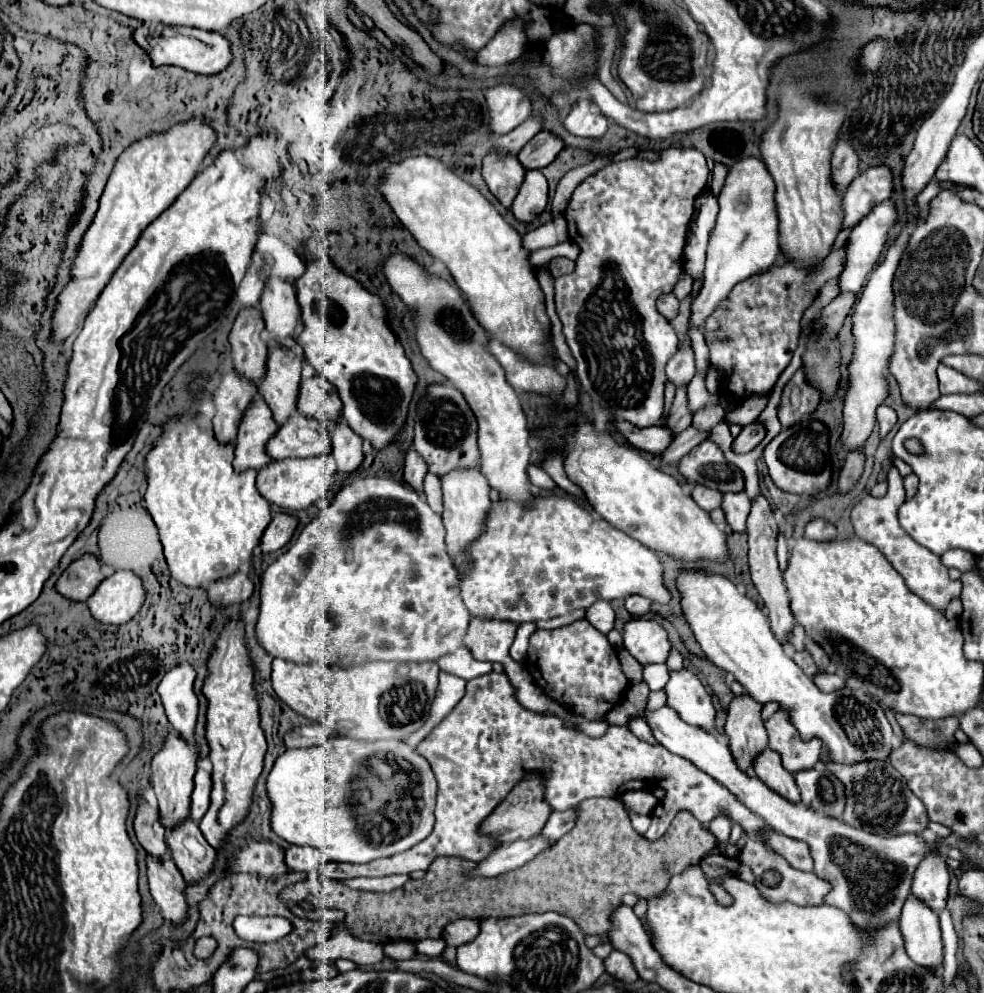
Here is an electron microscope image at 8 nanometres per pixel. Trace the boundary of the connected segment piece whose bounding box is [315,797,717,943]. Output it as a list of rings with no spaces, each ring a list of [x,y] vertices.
[[[613,797],[587,799],[587,801],[581,801],[575,809],[577,809],[577,823],[567,835],[563,835],[557,843],[553,843],[547,851],[539,853],[527,865],[519,867],[517,871],[505,873],[503,877],[467,879],[461,873],[473,867],[471,861],[459,859],[459,857],[439,857],[431,863],[423,879],[409,879],[403,887],[391,893],[353,891],[353,889],[343,887],[339,881],[329,881],[327,891],[319,895],[315,905],[343,909],[345,911],[343,925],[349,927],[353,935],[359,935],[359,939],[373,941],[373,943],[389,943],[389,941],[401,941],[401,939],[417,943],[421,939],[441,939],[443,929],[451,921],[457,921],[461,917],[501,919],[501,917],[513,917],[513,915],[523,915],[523,913],[547,913],[547,911],[555,911],[559,915],[571,917],[579,925],[579,929],[583,929],[585,935],[605,935],[611,927],[609,913],[621,905],[621,897],[625,893],[635,893],[635,895],[645,895],[645,897],[661,893],[675,873],[681,873],[685,867],[699,863],[703,855],[709,853],[717,845],[717,839],[709,833],[709,829],[699,825],[699,821],[691,813],[685,813],[685,811],[673,819],[669,831],[661,839],[647,841],[631,827],[626,810]]]

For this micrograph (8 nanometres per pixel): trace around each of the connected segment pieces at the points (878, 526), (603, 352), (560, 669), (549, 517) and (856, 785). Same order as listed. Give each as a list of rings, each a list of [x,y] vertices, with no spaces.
[[[893,467],[887,475],[889,481],[889,491],[885,497],[865,497],[859,505],[853,507],[851,511],[851,521],[855,527],[855,533],[865,539],[869,545],[875,545],[881,549],[881,553],[887,557],[887,561],[899,571],[899,575],[905,579],[907,587],[919,595],[921,599],[925,599],[929,605],[933,605],[935,609],[945,609],[947,603],[953,597],[961,595],[961,581],[951,581],[947,577],[947,569],[941,565],[939,557],[933,555],[931,551],[927,551],[925,547],[917,545],[899,525],[897,521],[897,509],[901,507],[901,503],[905,501],[905,487],[903,487],[903,477],[899,475],[899,471]]]
[[[667,147],[657,151],[657,161],[647,161],[643,157],[631,157],[625,161],[617,161],[617,163],[609,163],[607,167],[603,167],[601,171],[597,171],[595,175],[583,179],[577,189],[573,191],[567,209],[565,209],[565,219],[567,219],[567,229],[569,229],[569,239],[575,241],[577,245],[581,245],[581,253],[575,261],[575,271],[571,275],[563,275],[559,279],[555,279],[555,305],[557,305],[557,315],[563,323],[563,331],[565,331],[565,339],[567,345],[573,353],[573,357],[577,359],[577,373],[579,373],[579,381],[581,387],[591,395],[593,403],[599,403],[603,407],[607,407],[615,417],[631,421],[637,427],[651,427],[655,423],[659,423],[661,415],[663,415],[663,387],[665,387],[665,365],[667,361],[677,353],[677,335],[671,327],[671,323],[659,315],[655,301],[661,293],[671,291],[677,275],[683,271],[681,267],[681,259],[683,259],[683,247],[685,247],[685,237],[687,237],[687,227],[689,221],[693,217],[695,211],[695,197],[703,191],[705,183],[709,177],[709,167],[705,161],[705,155],[695,149],[695,147]]]
[[[579,619],[559,629],[533,631],[529,637],[527,661],[531,661],[531,677],[543,687],[543,691],[549,691],[549,697],[553,697],[559,705],[569,707],[573,715],[597,721],[623,699],[629,687],[615,653],[617,651],[609,645],[603,633],[591,629],[587,619]]]
[[[537,497],[531,507],[521,507],[511,501],[493,503],[487,531],[471,545],[471,555],[471,573],[459,577],[460,597],[465,601],[471,617],[491,617],[525,623],[551,619],[581,607],[587,609],[597,599],[611,601],[641,595],[661,605],[667,605],[671,601],[671,591],[663,581],[663,565],[659,557],[639,541],[611,527],[601,515],[569,497]]]
[[[827,761],[825,767],[845,785],[847,807],[843,821],[849,825],[867,825],[873,833],[877,833],[879,827],[889,833],[923,833],[927,829],[929,819],[925,807],[889,761],[865,761],[857,765],[837,765]]]

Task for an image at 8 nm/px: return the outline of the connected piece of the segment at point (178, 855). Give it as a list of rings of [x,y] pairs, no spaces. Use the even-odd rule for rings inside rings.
[[[189,817],[181,825],[169,829],[167,845],[185,881],[193,883],[209,873],[215,859],[215,849],[203,837],[199,825]]]

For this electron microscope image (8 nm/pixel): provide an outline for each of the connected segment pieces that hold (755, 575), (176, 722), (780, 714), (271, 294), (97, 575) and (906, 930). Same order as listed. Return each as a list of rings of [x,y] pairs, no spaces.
[[[757,495],[751,501],[751,513],[747,519],[747,535],[749,535],[749,567],[751,567],[751,579],[765,603],[765,607],[769,609],[769,621],[771,621],[771,629],[775,633],[775,637],[781,641],[781,645],[787,645],[787,637],[791,633],[793,627],[793,615],[789,609],[789,595],[783,583],[783,577],[779,573],[779,565],[777,565],[777,535],[779,535],[779,527],[777,521],[773,517],[773,509],[769,505],[769,501],[763,495]]]
[[[179,663],[175,665],[175,669],[163,675],[163,681],[157,687],[169,723],[181,737],[185,737],[191,743],[199,709],[199,699],[193,691],[195,677],[197,673],[191,667],[191,663]]]
[[[777,711],[769,721],[765,721],[765,727],[769,733],[769,749],[775,749],[775,753],[781,755],[783,767],[789,773],[799,773],[817,765],[821,757],[821,741],[813,739],[803,743],[785,711]]]
[[[269,277],[265,281],[265,289],[261,295],[261,313],[265,329],[273,337],[293,335],[299,321],[299,305],[293,285],[285,279]]]
[[[83,555],[63,571],[55,583],[55,589],[67,599],[87,601],[101,581],[103,575],[99,571],[99,559],[93,555]]]
[[[909,895],[899,919],[901,935],[907,955],[933,973],[943,969],[943,941],[939,929],[939,917],[919,899]]]

